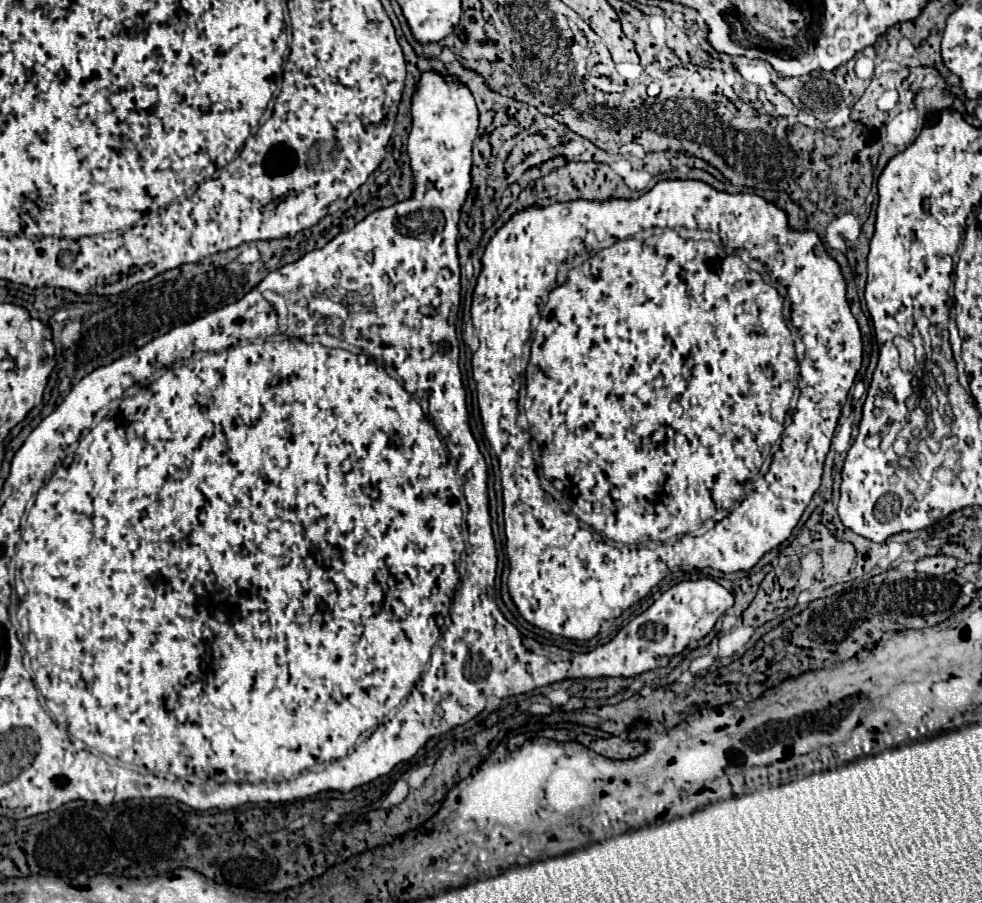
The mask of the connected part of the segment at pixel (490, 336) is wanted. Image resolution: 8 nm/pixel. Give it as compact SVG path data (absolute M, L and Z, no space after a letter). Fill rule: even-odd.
M664 179L664 181L658 181L658 183L656 183L656 185L654 185L654 187L652 187L652 189L650 189L650 191L648 191L648 193L644 193L644 195L640 195L640 197L638 197L638 199L606 199L606 201L586 201L586 199L576 199L576 201L568 201L568 203L556 203L556 205L550 205L550 207L528 207L528 211L516 211L516 213L514 213L514 215L512 215L512 217L510 217L510 219L508 219L508 223L504 223L504 225L502 225L502 227L500 227L500 229L498 229L498 231L496 231L496 233L494 233L494 235L492 235L492 239L490 239L490 241L488 241L488 245L486 245L486 251L484 251L484 257L482 257L482 271L480 271L480 275L478 275L478 283L476 283L476 289L474 289L474 301L472 301L472 305L471 305L471 319L472 319L472 323L474 323L474 329L476 329L476 333L478 333L478 339L480 339L480 347L478 347L478 350L477 350L477 351L476 351L476 353L474 353L474 355L473 355L473 357L472 357L472 371L473 371L473 378L474 378L474 381L476 381L476 391L477 391L477 399L478 399L478 404L479 404L479 409L480 409L480 415L481 415L481 419L482 419L482 423L483 423L483 427L484 427L484 431L485 431L485 433L486 433L486 437L487 437L487 440L488 440L488 442L489 442L489 441L490 441L490 445L489 445L489 447L490 447L490 455L491 455L491 456L492 456L492 457L494 457L494 456L496 456L496 458L497 458L497 459L498 459L498 461L499 461L499 464L497 464L497 463L495 463L495 462L494 462L494 463L493 463L493 462L492 462L492 468L493 468L493 473L494 473L494 475L495 475L495 476L496 476L496 477L500 477L500 479L501 479L501 485L502 485L502 495L503 495L503 502L504 502L504 524L505 524L505 535L506 535L506 545L505 545L505 548L506 548L506 555L508 555L508 561L510 561L510 577L508 577L508 591L510 591L510 597L512 597L512 601L514 601L514 603L516 603L516 607L518 607L518 611L520 611L520 615L522 615L522 617L524 617L524 619L526 619L526 621L528 621L528 623L532 623L532 625L534 625L534 627L538 627L538 629L544 629L544 631L548 631L548 633L554 633L554 635L562 635L562 637L568 637L568 639L576 639L576 641L588 641L588 639L592 639L592 637L596 637L596 635L598 635L598 629L600 629L600 623L602 623L602 621L606 621L606 619L616 619L616 617L620 617L620 613L622 613L622 611L624 611L624 609L628 609L628 607L632 607L632 605L634 605L634 603L638 603L638 601L640 601L640 599L644 599L644 597L646 597L646 595L648 595L648 593L650 593L650 589L652 589L652 587L654 587L654 585L658 585L658 583L660 583L660 581L662 581L662 579L664 579L664 577L666 577L666 575L670 575L670 573L674 573L674 571L680 571L680 569L682 569L682 571L690 571L690 569L704 569L704 567L710 567L710 569L716 569L716 571L722 571L722 573L734 573L734 571L750 571L750 569L752 569L752 567L754 567L754 565L756 565L756 563L758 563L758 561L760 561L760 559L762 559L762 555L766 555L766 553L768 553L768 551L770 551L770 549L774 549L774 547L778 547L778 545L780 545L780 543L784 543L784 541L786 541L786 539L788 539L788 537L790 537L790 535L792 535L792 529L794 529L794 527L796 527L796 523L798 523L798 521L800 521L800 517L802 517L802 513L804 513L804 509L806 509L806 507L808 507L808 504L809 504L809 503L810 503L810 501L811 501L811 499L812 499L812 497L813 497L813 495L814 495L814 493L815 493L815 492L816 492L816 491L817 491L817 490L818 490L818 489L819 489L819 487L820 487L820 485L821 485L821 481L822 481L822 475L823 475L823 473L824 473L824 459L826 459L826 453L828 453L828 451L830 451L830 441L832 441L832 435L834 435L834 429L836 429L836 425L838 425L838 417L840 417L840 411L842 411L842 407L844 407L844 403L846 403L846 397L848 397L848 391L850 391L850 387L852 387L852 385L854 385L854 379L856 379L856 375L858 375L858 369L860 369L860 367L862 367L862 337L860 337L860 329L858 329L858 323L856 323L856 319L854 319L854 315L852 315L852 313L850 313L850 305L848 305L848 299L846 299L846 281L844 281L844 275L842 275L842 271L840 271L840 265L838 265L838 263L836 263L836 259L832 259L832 257L830 257L830 255L828 255L828 251L826 251L826 247L824 247L824 243L822 243L822 239L820 239L820 237L818 237L818 233L814 233L814 231L792 231L792 229L790 229L790 225L788 225L788 215L786 215L786 211L782 211L782 209L780 209L780 207L776 207L776 205L774 205L774 203L770 203L770 201L766 201L766 199L764 199L764 197L760 197L760 195L754 195L754 193L726 193L726 191L718 191L718 189L714 189L714 187L712 187L712 185L708 185L708 183L704 183L704 181L698 181L698 179ZM652 227L658 227L658 229L662 229L662 233L658 233L658 235L656 235L656 233L654 233L654 235L648 235L648 237L642 237L642 235L644 235L644 233L646 233L646 231L648 231L648 229L652 229ZM672 227L686 227L686 229L694 229L694 227L700 227L700 229L708 229L708 231L716 231L716 233L720 233L720 237L722 237L722 241L724 241L724 243L726 243L726 245L728 245L728 247L732 247L732 249L748 249L748 251L750 251L750 255L752 255L752 257L758 257L758 259L762 259L762 261L764 261L764 263L766 263L766 267L768 267L768 269L770 269L770 273L772 273L772 277L774 277L774 279L776 279L776 281L778 281L778 283L780 283L780 285L782 285L782 287L786 287L786 291L788 291L788 295L790 295L790 301L792 301L792 325L794 325L794 327L796 327L796 329L798 329L798 335L800 335L800 337L802 337L802 339L804 339L804 343L806 343L806 357L804 357L804 361L800 361L800 365L798 365L798 359L796 359L796 349L794 349L794 339L792 339L792 335L790 335L790 327L788 327L788 319L786 319L786 317L784 317L784 297L782 297L782 295L780 295L780 293L778 293L778 289L776 289L776 287L772 287L772 285L770 285L770 283L766 283L766 281L764 281L764 277L762 277L762 275L760 275L760 273L756 273L756 271L752 271L752 269L750 269L750 267L748 267L748 265L746 265L746 263L744 263L744 261L742 261L742 259L740 259L740 257L734 257L734 255L730 255L730 257L728 257L728 255L724 255L724 251L722 251L722 249L720 249L720 247L718 247L718 245L716 245L716 243L714 243L714 241L694 241L694 239L686 239L686 237L680 237L680 235L678 235L678 231L674 231L674 229L672 229ZM584 237L586 237L586 238L585 238L585 243L586 243L586 246L587 246L587 248L588 248L588 249L590 249L590 250L592 250L592 251L591 251L591 252L596 252L596 253L594 253L594 255L588 255L588 257L586 257L586 256L584 256L584 255L586 255L586 247L584 247ZM560 265L568 265L568 267L570 267L570 265L576 265L576 267L570 267L570 269L568 269L568 273L566 273L566 275L568 275L568 279L564 279L564 283L562 283L562 281L560 281L560 283L558 283L558 279L556 279L556 275L558 275L558 267L560 267ZM538 315L540 315L540 321L538 321L538 325L536 325L536 327L534 327L534 331L536 331L536 335L534 335L534 337L532 337L532 345L530 345L530 359L528 359L528 365L526 365L526 369L524 369L524 361L522 361L522 355L524 355L524 353L522 353L522 351L524 351L524 345L526 345L526 343L528 343L528 341L530 341L530 335L532 335L532 319L534 319L534 317L538 317ZM522 375L524 375L524 387L526 387L526 401L524 401L524 409L526 409L526 418L525 418L525 417L524 417L524 414L520 414L520 415L519 415L519 417L518 417L518 409L516 409L516 403L518 403L518 395L520 395L520 383L522 383ZM796 385L798 385L798 387L800 387L800 397L798 397L798 401L796 401L796 405L794 405L794 415L792 415L792 423L790 423L790 425L788 425L788 427L786 427L786 429L784 429L784 421L786 421L786 415L788 415L788 413L790 413L790 401L792 401L792 395L794 395L794 389L796 389ZM530 435L532 435L532 439L534 439L534 441L536 441L536 443L538 443L538 447L540 447L540 455L542 455L542 475L544 475L544 479L546 479L546 481L548 481L548 483L552 483L552 487L554 487L554 489L556 489L556 491L558 491L558 493L562 493L562 497L564 497L564 503L566 503L566 505L568 505L568 511L564 511L564 509L562 509L562 505L560 505L560 503L558 503L558 501L556 501L556 499L554 499L554 497L552 497L552 495L548 495L548 493L546 493L546 491L544 491L544 489L542 489L542 487L540 487L540 475L538 475L538 471L536 471L536 469L534 469L534 459L532 459L532 445L530 445L530 441L531 441L531 436L530 436ZM776 439L781 439L781 444L782 444L782 447L780 447L780 449L779 449L779 450L778 450L778 451L777 451L777 452L776 452L776 453L775 453L775 454L774 454L774 455L773 455L773 459L774 459L774 463L773 463L773 465L772 465L772 466L771 466L771 468L770 468L770 470L769 470L769 472L768 472L768 473L767 473L767 474L765 474L765 475L762 475L762 476L758 476L758 477L757 477L757 478L755 478L755 479L754 479L754 480L752 480L752 482L751 482L751 483L752 483L752 491L751 491L751 492L750 492L750 493L746 493L746 489L748 489L748 485L749 485L749 483L750 483L750 482L747 482L747 483L746 483L746 481L748 481L748 477L750 477L750 475L752 475L752 473L754 473L754 471L756 471L756 469L762 469L762 465L760 465L760 455L762 455L762 449L764 449L764 447L770 447L770 449L772 449L772 443L776 443ZM718 511L730 511L730 515L728 515L728 517L726 517L726 519L722 519L722 521L718 521L718 523L716 523L716 527L714 527L714 529L712 529L712 531L706 531L706 533L704 533L704 535L700 535L700 537L694 537L694 535L692 535L692 533L696 533L696 531L698 531L698 529L700 529L700 527L702 527L702 523L704 523L704 521L706 521L706 519L708 519L708 517L712 517L712 515L714 515L714 513L718 513ZM616 543L622 543L622 545L624 545L624 547L622 547L622 549L616 549L616 547L612 547L612 545L613 545L613 546L616 546L616 545L617 545L617 544L616 544Z

